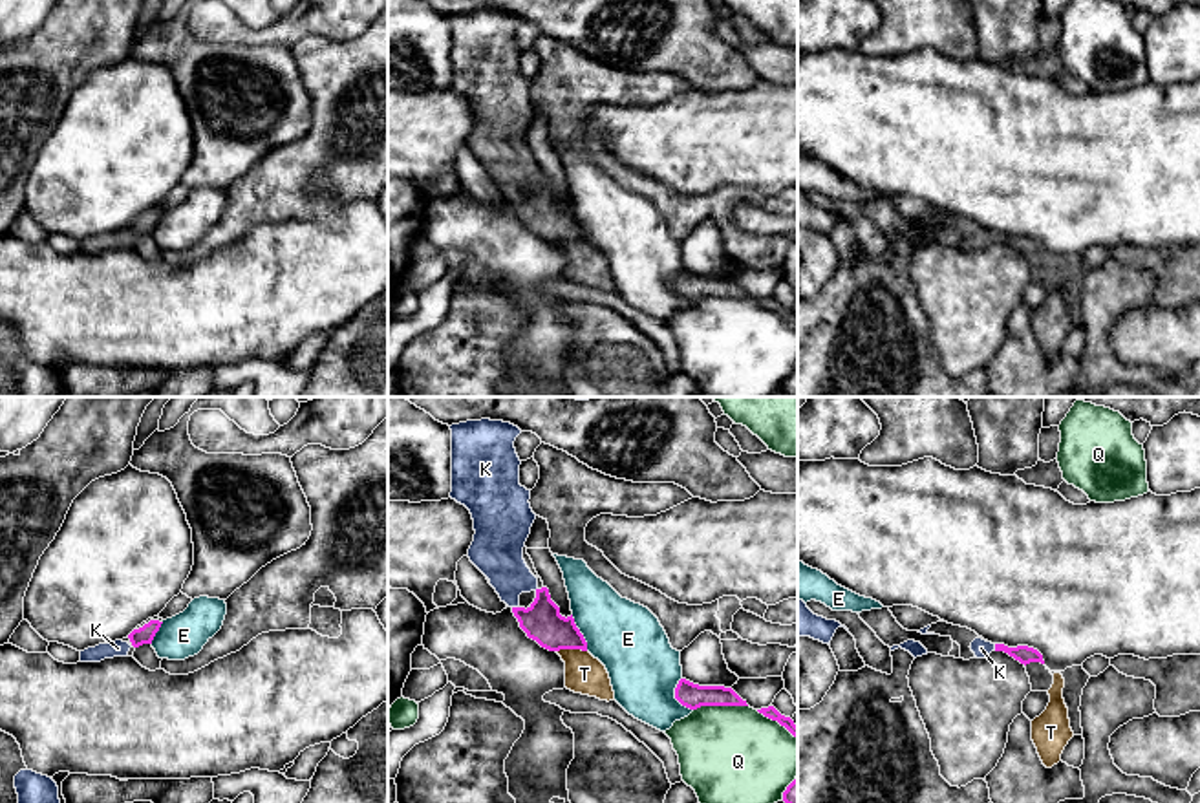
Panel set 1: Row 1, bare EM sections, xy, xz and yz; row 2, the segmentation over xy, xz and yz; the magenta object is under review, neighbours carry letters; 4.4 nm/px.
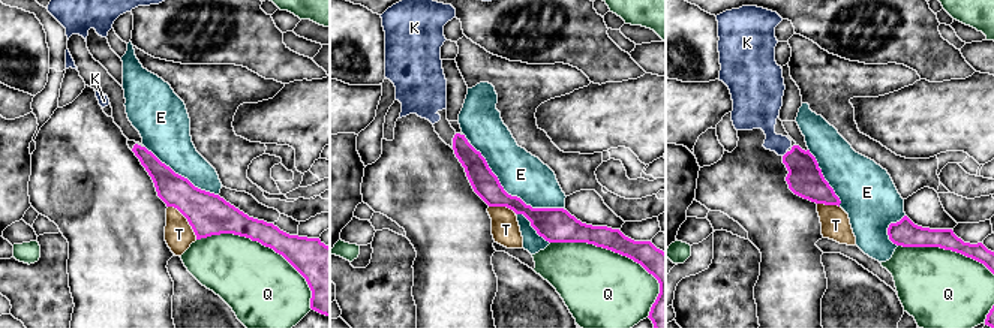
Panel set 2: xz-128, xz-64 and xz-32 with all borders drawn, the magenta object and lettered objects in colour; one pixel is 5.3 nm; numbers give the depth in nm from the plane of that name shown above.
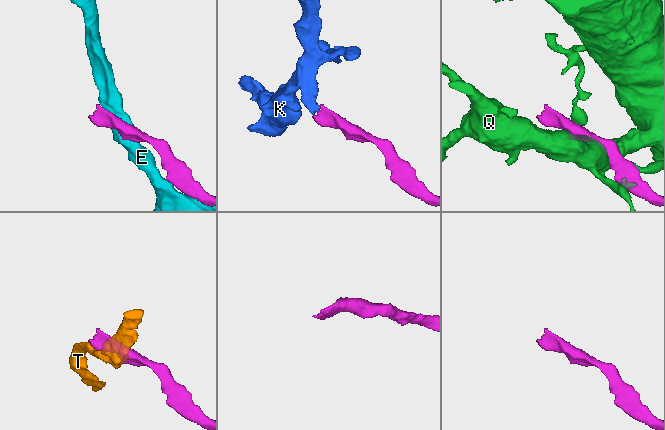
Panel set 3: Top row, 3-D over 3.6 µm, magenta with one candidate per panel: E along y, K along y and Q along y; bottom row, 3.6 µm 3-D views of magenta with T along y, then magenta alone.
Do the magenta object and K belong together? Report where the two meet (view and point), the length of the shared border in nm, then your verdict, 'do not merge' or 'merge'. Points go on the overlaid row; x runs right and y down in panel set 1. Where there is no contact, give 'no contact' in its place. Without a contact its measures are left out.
contact yz (996, 648); length 30 nm; merge

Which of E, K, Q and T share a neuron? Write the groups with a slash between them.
E / K / Q / T

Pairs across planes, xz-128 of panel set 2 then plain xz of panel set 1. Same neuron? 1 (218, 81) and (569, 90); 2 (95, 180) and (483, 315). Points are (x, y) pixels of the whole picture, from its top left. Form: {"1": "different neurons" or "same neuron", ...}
{"1": "same neuron", "2": "different neurons"}

